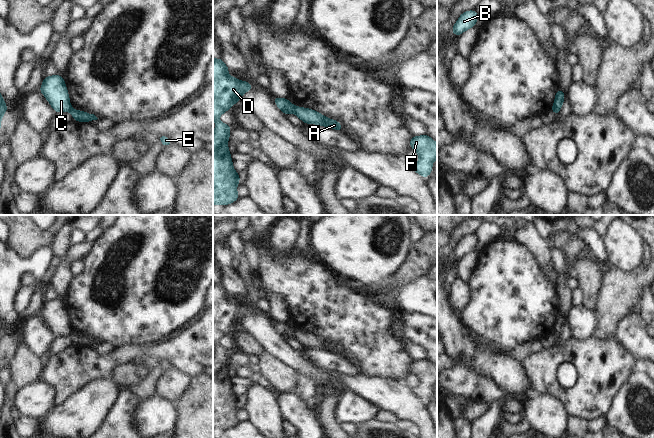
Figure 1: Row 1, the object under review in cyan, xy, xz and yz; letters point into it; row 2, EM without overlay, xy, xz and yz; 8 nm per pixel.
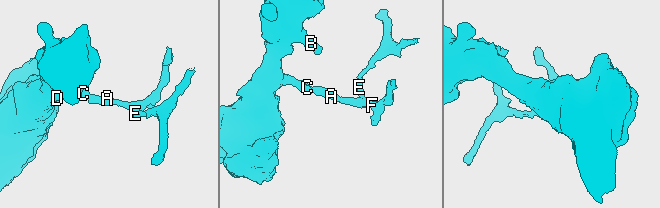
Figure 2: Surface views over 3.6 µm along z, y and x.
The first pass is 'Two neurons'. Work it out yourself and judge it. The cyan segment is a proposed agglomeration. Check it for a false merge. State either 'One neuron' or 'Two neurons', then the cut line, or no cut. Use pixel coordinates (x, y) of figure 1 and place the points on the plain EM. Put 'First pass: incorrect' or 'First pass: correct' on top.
First pass: correct
Two neurons. Split along xz (295, 330), (292, 336)

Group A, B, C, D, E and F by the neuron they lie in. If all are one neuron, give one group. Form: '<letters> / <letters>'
A E F / B C D

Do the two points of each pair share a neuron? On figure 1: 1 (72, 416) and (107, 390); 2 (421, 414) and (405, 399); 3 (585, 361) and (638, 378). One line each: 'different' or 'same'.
1: same
2: same
3: different

